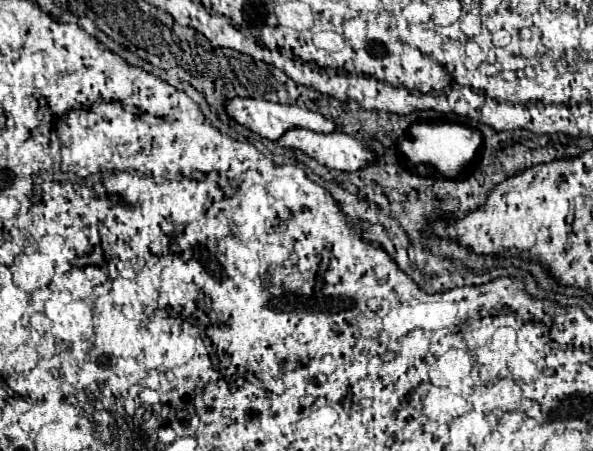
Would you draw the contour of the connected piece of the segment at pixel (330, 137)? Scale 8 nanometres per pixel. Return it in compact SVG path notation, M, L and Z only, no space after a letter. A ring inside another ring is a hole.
M294 127L288 129L276 141L276 145L300 149L302 153L314 157L318 163L340 171L358 171L364 167L364 163L368 163L368 159L372 159L372 151L368 151L364 143L340 131L314 133L310 129Z

